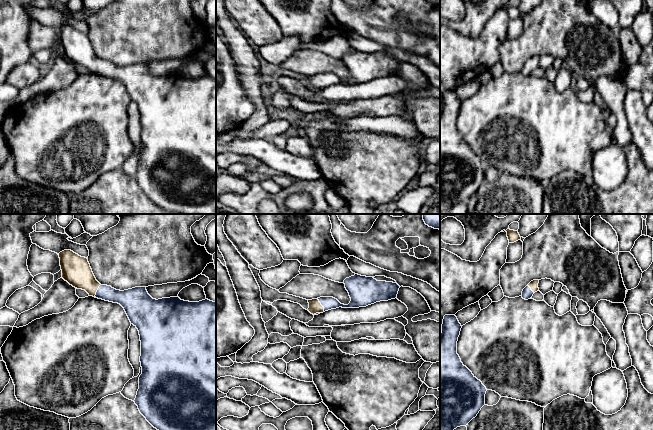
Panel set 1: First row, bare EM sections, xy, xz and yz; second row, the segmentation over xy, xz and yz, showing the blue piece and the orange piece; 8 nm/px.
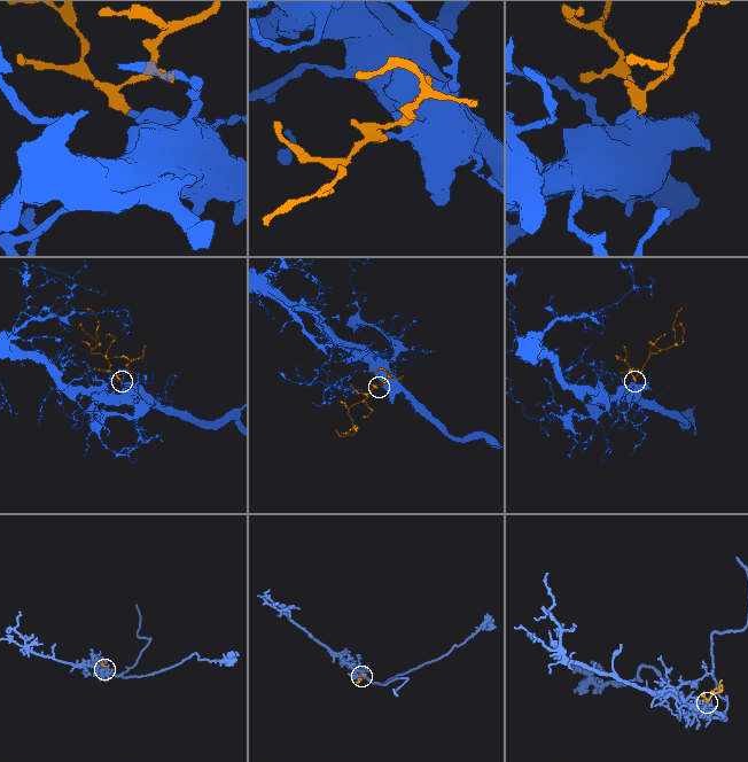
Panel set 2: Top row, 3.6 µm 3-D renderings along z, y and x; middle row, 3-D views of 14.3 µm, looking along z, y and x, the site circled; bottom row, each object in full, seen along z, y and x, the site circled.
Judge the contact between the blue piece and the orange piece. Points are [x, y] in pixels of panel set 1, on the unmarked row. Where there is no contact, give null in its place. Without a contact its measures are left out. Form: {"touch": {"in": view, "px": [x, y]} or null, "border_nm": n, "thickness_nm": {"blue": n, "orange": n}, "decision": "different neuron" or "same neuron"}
{"touch": {"in": "xz", "px": [321, 80]}, "border_nm": 130, "thickness_nm": {"blue": 100, "orange": 100}, "decision": "same neuron"}

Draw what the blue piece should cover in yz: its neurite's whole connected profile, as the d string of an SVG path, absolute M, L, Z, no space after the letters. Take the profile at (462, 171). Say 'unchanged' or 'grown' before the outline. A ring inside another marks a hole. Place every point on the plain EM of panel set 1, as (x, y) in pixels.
unchanged | M445 91L440 112L440 212L466 202L485 181L486 163L463 141L457 130L461 100L455 91Z

